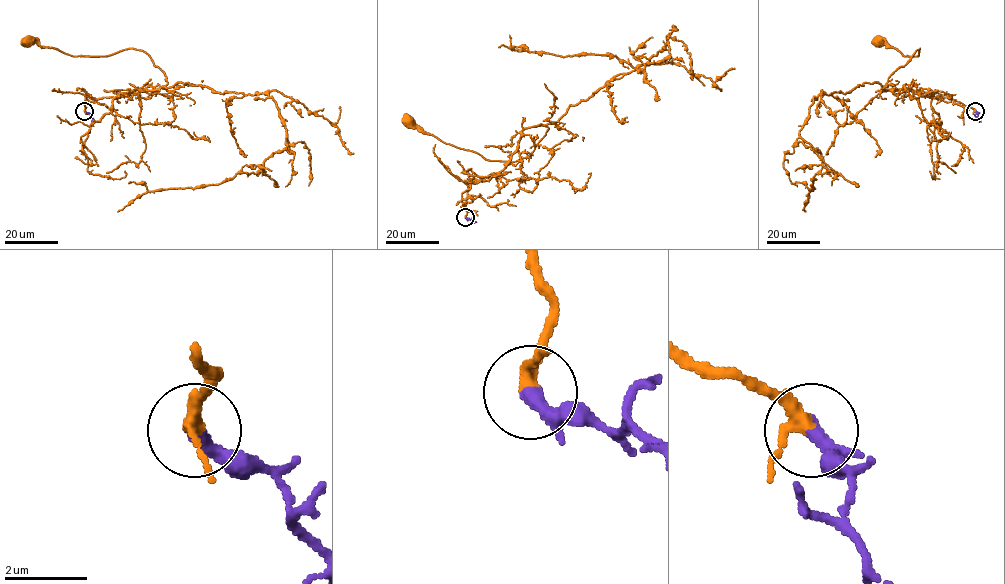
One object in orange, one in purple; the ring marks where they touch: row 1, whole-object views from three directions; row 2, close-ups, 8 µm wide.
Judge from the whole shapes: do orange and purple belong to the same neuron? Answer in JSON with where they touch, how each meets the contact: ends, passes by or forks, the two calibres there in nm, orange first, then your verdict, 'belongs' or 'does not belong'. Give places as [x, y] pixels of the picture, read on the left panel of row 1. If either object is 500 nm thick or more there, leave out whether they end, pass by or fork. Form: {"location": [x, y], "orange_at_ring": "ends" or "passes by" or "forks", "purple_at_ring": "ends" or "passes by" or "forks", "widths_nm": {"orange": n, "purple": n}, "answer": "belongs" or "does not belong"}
{"location": [84, 111], "orange_at_ring": "passes by", "purple_at_ring": "passes by", "widths_nm": {"orange": 280, "purple": 280}, "answer": "belongs"}

